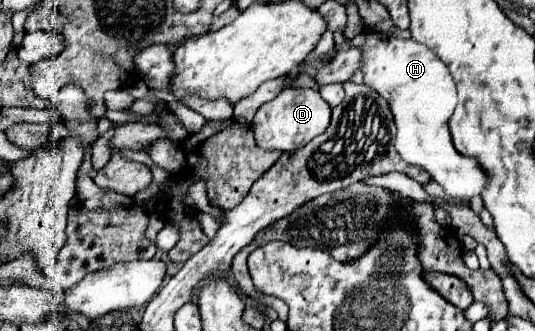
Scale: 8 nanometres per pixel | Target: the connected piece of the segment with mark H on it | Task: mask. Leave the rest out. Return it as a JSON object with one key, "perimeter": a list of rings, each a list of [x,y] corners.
{"perimeter":[[[380,30],[368,36],[362,48],[364,84],[388,100],[398,128],[396,150],[402,160],[424,168],[450,198],[470,202],[474,196],[482,196],[484,188],[488,188],[488,176],[484,176],[484,168],[476,158],[456,152],[446,124],[456,106],[456,86],[444,62],[430,48]]]}

